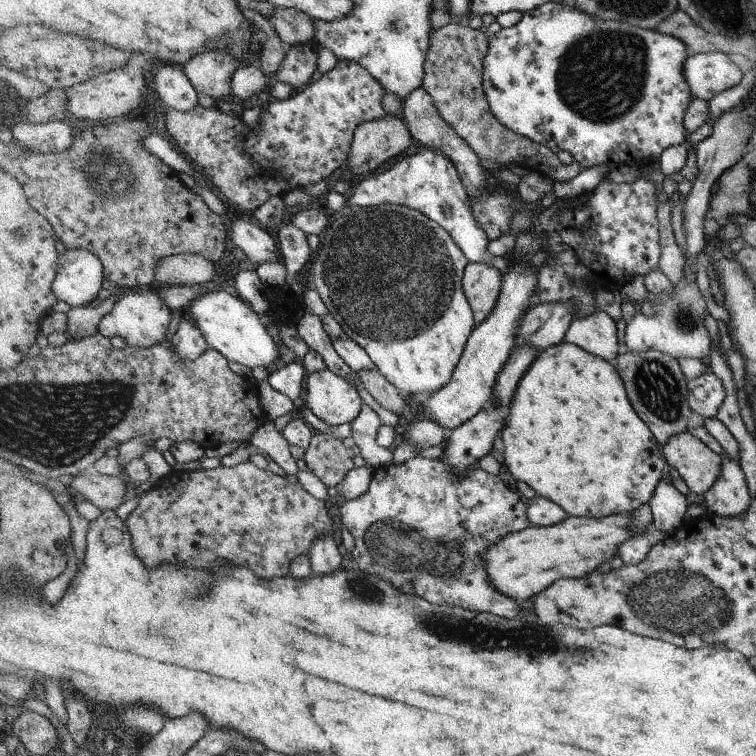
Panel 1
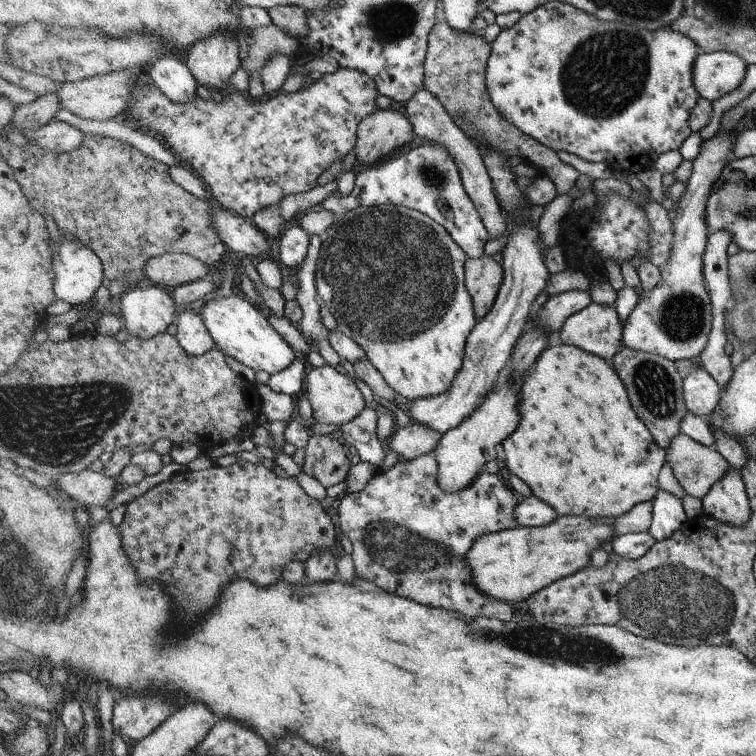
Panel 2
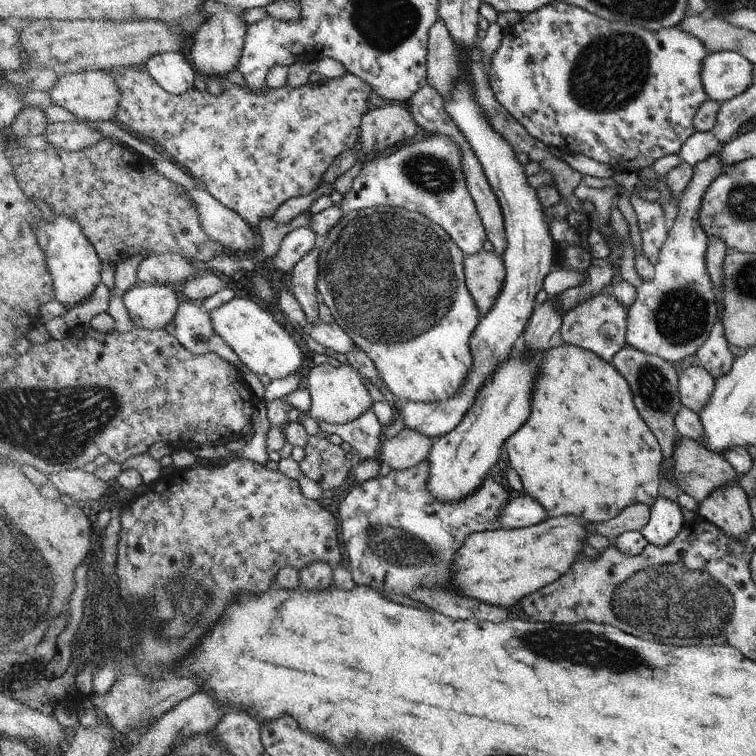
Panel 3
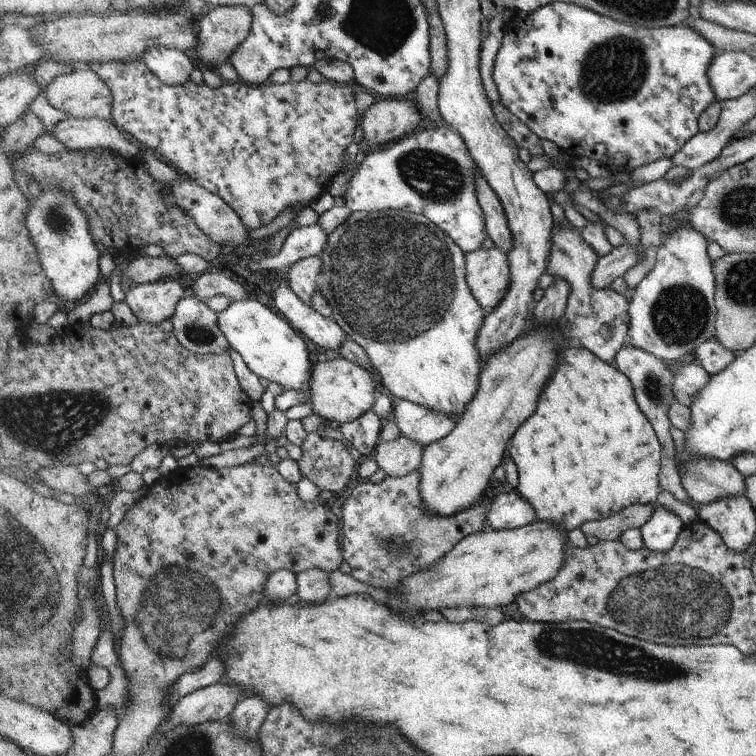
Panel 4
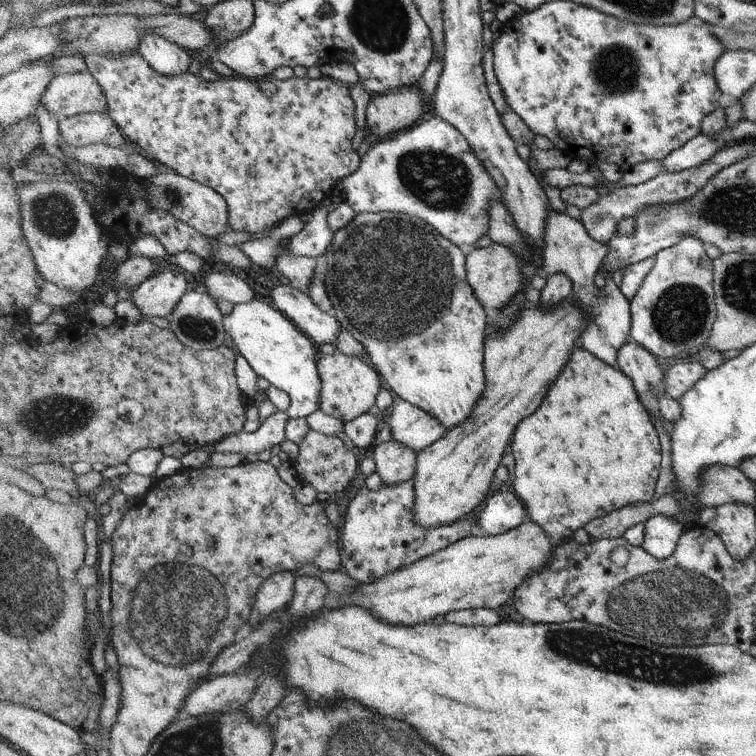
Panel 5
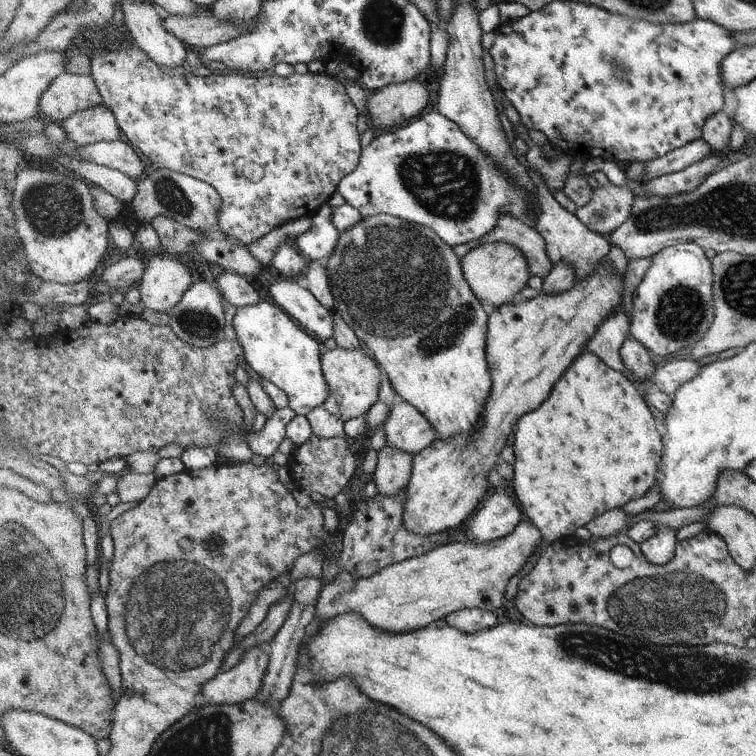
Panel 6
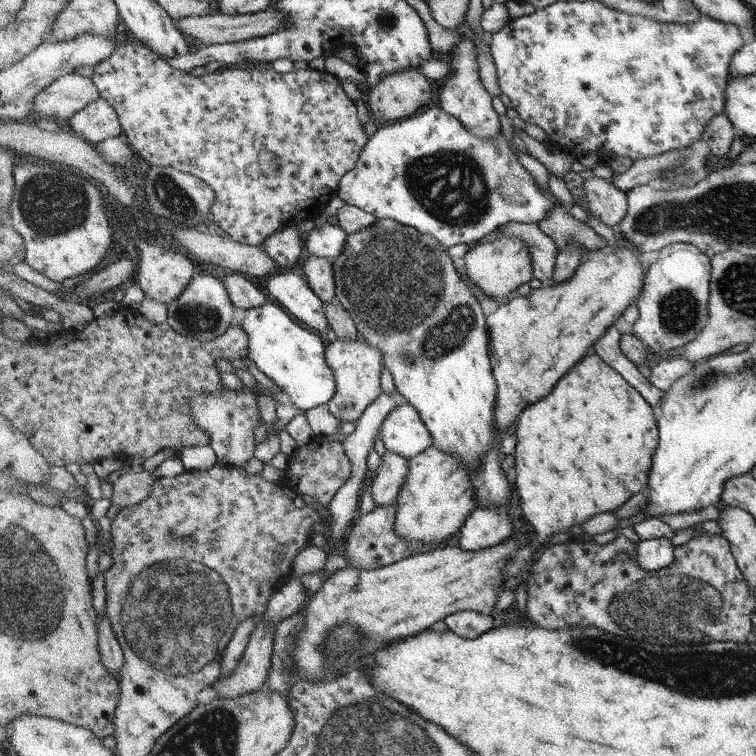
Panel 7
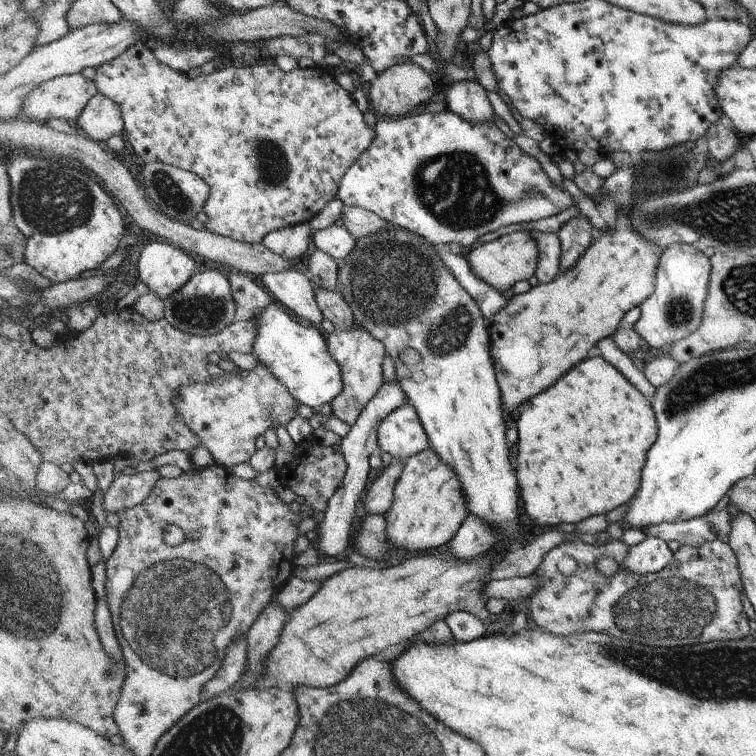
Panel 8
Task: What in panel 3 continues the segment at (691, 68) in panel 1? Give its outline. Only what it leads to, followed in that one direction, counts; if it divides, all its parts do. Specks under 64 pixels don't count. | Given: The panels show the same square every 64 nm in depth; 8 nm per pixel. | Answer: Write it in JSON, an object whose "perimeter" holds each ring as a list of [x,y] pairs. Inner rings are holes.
{"perimeter":[[[736,51],[710,52],[702,62],[703,89],[713,101],[738,97],[754,83],[754,64]]]}

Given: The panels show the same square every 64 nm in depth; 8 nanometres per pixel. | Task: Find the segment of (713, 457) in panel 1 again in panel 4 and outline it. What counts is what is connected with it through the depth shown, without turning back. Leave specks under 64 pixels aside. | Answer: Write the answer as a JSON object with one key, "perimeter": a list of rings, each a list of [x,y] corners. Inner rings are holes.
{"perimeter":[[[694,457],[679,466],[679,475],[683,489],[698,504],[730,495],[746,495],[745,477],[730,461]]]}

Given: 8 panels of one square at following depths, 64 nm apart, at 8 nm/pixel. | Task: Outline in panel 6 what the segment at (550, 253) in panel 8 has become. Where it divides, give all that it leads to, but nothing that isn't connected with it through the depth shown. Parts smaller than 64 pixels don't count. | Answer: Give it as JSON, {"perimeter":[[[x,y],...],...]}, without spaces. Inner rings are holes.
{"perimeter":[[[504,213],[491,232],[492,234],[488,234],[482,240],[486,240],[486,243],[505,242],[518,247],[527,259],[532,276],[544,279],[552,270],[545,240],[536,228],[532,228],[510,213]]]}

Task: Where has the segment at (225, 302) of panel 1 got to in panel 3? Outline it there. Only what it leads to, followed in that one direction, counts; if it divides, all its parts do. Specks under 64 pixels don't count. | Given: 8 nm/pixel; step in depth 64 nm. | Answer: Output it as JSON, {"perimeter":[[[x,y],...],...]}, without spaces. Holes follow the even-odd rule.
{"perimeter":[[[236,294],[232,300],[210,311],[214,318],[215,329],[220,338],[236,353],[250,372],[264,374],[271,380],[281,379],[289,374],[299,372],[302,366],[302,350],[292,338],[292,334],[274,320],[272,314],[262,310],[256,302],[248,297]]]}

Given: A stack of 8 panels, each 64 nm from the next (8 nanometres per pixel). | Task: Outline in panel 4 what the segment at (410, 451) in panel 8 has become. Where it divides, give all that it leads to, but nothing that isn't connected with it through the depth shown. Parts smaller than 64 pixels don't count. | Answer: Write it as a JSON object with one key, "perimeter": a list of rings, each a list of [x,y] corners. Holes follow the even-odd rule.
{"perimeter":[[[397,400],[391,420],[397,424],[402,436],[415,440],[426,448],[450,434],[458,418],[412,401]]]}

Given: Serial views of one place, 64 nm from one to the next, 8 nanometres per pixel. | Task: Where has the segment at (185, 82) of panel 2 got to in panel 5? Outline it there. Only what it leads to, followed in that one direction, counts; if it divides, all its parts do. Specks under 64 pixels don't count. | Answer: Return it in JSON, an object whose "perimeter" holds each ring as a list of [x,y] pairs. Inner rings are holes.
{"perimeter":[[[159,34],[145,35],[139,50],[156,70],[166,76],[186,74],[194,62],[188,49]]]}

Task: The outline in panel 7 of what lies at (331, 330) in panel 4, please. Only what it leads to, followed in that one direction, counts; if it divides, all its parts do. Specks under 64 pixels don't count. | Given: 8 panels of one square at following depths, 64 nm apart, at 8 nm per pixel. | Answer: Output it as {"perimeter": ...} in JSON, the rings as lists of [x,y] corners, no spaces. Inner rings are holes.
{"perimeter":[[[286,272],[278,274],[268,280],[268,292],[292,318],[306,324],[316,333],[327,333],[329,322],[323,307],[323,302],[317,294],[306,284],[300,272]]]}

